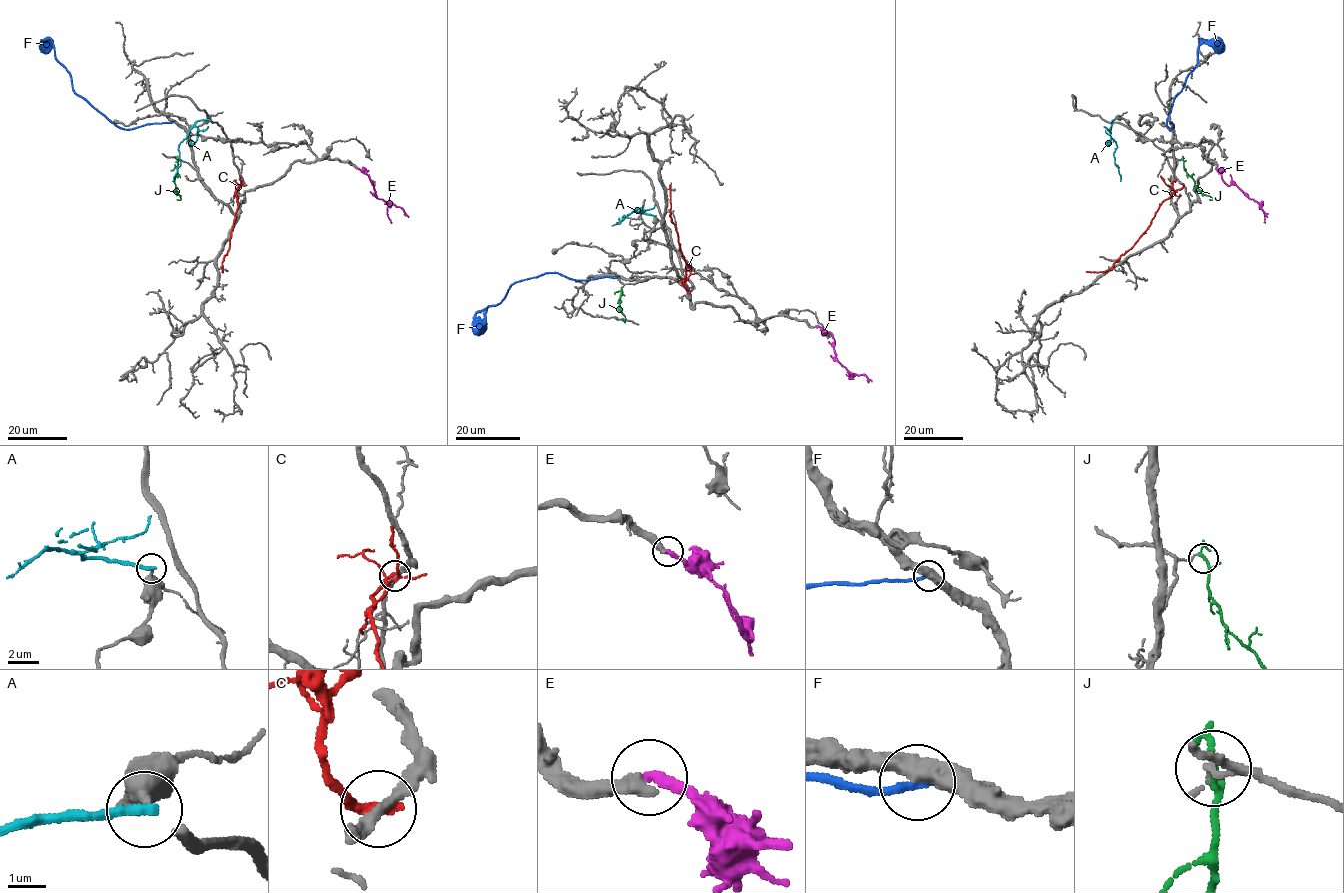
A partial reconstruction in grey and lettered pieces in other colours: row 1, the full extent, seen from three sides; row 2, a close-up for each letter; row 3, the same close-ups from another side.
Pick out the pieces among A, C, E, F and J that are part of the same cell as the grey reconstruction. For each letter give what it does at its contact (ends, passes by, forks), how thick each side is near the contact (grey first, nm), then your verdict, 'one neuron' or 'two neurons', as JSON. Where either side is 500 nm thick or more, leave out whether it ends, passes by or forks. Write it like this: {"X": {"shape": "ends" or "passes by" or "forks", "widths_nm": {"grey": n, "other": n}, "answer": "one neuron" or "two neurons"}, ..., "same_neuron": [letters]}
{"A": {"shape": "ends", "widths_nm": {"grey": 400, "other": 280}, "answer": "two neurons"}, "C": {"shape": "ends", "widths_nm": {"grey": 260, "other": 280}, "answer": "two neurons"}, "E": {"shape": "ends", "widths_nm": {"grey": 420, "other": 280}, "answer": "two neurons"}, "F": {"shape": "ends", "widths_nm": {"grey": 480, "other": 240}, "answer": "two neurons"}, "J": {"shape": "forks", "widths_nm": {"grey": 160, "other": 120}, "answer": "two neurons"}, "same_neuron": []}

